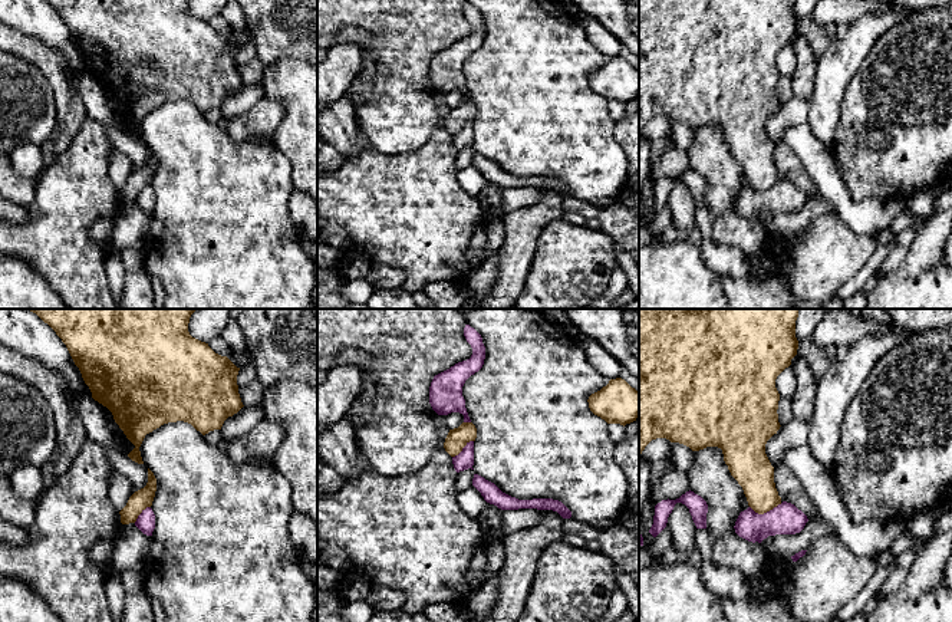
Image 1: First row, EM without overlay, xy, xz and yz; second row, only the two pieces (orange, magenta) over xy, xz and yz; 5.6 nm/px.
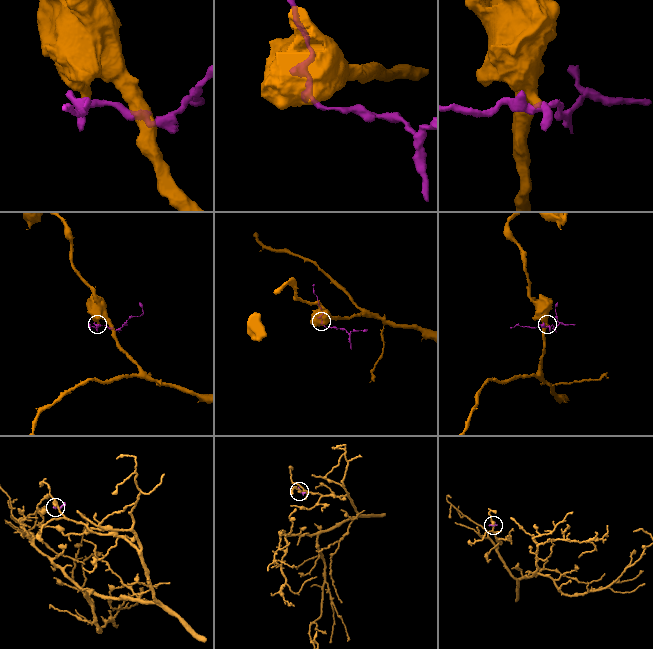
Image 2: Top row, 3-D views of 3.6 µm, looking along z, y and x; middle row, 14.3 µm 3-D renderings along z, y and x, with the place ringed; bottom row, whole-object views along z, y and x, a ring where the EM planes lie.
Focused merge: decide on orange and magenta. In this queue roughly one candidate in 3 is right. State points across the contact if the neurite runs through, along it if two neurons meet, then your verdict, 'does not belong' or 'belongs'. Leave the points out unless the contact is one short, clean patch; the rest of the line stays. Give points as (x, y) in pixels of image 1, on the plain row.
border along yz (781, 181), (763, 191), (756, 191), (750, 186); does not belong

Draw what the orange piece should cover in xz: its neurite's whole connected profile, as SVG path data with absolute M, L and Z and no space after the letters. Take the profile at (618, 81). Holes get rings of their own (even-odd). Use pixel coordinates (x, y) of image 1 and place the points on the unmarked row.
M610 57L587 78L590 89L607 102L626 103L639 95L639 70L625 57Z

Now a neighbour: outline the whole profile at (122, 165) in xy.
M115 151L115 154L111 155L109 164L108 164L108 175L116 188L121 190L126 184L129 175L134 171L135 171L135 167L129 157L126 157L119 151Z

